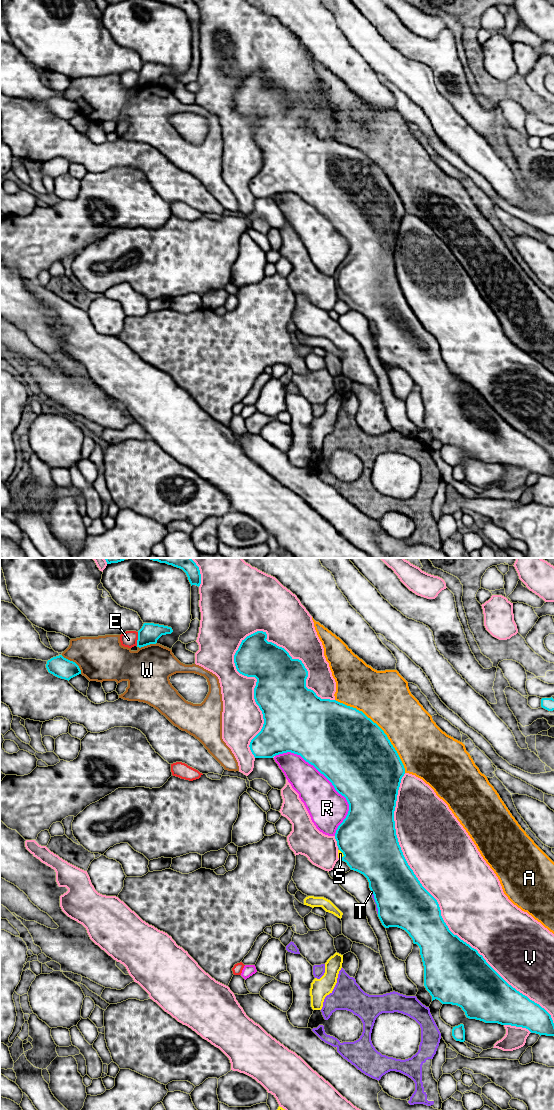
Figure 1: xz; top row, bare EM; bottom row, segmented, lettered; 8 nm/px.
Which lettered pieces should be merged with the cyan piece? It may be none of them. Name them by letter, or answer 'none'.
S

